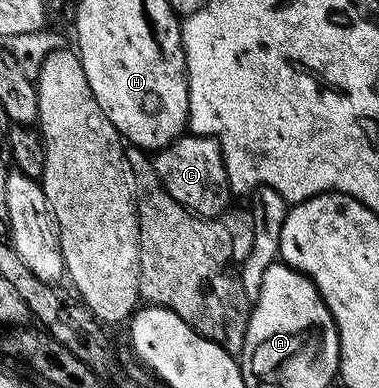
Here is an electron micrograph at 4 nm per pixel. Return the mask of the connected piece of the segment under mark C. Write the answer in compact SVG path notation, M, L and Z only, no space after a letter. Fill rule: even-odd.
M183 134L167 148L153 153L152 163L160 182L185 208L197 216L221 216L231 207L232 193L226 177L226 167L222 157L222 147L212 136Z

